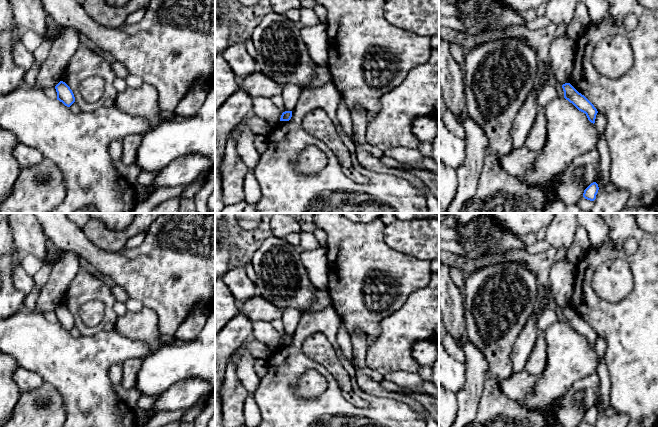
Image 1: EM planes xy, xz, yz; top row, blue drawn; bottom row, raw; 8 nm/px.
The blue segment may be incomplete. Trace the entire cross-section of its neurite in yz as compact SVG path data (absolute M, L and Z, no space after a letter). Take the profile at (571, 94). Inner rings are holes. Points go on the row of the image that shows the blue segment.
M570 83L562 85L564 98L572 103L579 111L586 114L591 123L595 123L598 113L594 105L581 93L579 93Z

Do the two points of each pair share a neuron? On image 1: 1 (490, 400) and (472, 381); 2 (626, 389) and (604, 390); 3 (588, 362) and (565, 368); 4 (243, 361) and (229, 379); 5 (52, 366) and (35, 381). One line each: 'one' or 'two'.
1: two
2: two
3: one
4: two
5: two

